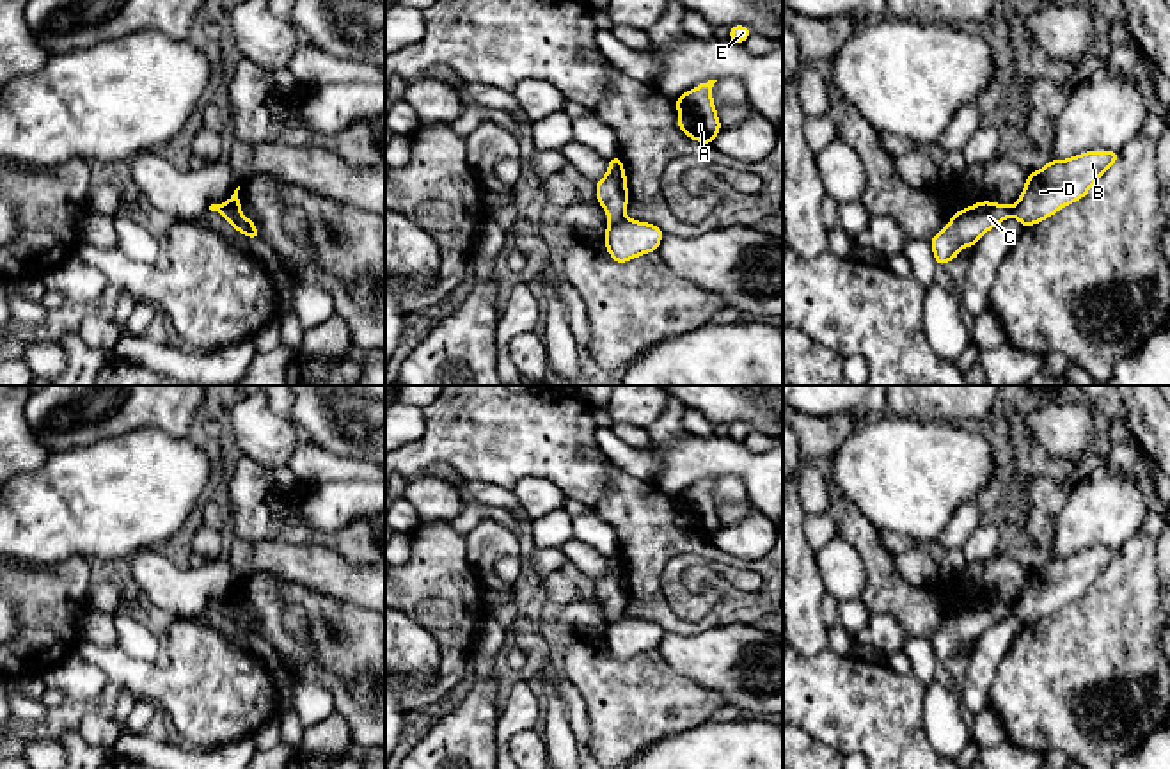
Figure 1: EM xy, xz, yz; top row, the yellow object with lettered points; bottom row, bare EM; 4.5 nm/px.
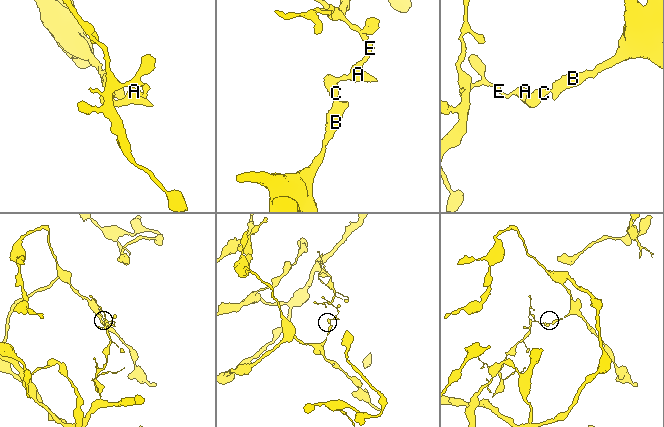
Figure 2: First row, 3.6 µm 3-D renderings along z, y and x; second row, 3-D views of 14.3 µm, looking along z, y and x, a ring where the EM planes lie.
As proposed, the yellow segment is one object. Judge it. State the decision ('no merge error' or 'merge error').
merge error

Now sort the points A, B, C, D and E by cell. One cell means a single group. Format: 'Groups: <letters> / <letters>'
Groups: A C E / B D

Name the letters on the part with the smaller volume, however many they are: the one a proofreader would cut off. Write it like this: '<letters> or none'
A, C, E

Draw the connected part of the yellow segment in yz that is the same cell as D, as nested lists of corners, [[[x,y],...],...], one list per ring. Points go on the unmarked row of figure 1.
[[[1087,549],[1067,558],[1049,558],[1040,568],[1028,570],[1014,602],[1017,620],[1023,625],[1035,623],[1083,597],[1119,556],[1119,549]]]

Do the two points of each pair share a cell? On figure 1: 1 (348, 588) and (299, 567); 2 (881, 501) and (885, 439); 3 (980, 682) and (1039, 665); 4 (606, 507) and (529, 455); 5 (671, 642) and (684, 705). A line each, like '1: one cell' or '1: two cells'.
1: one cell
2: one cell
3: two cells
4: two cells
5: two cells

